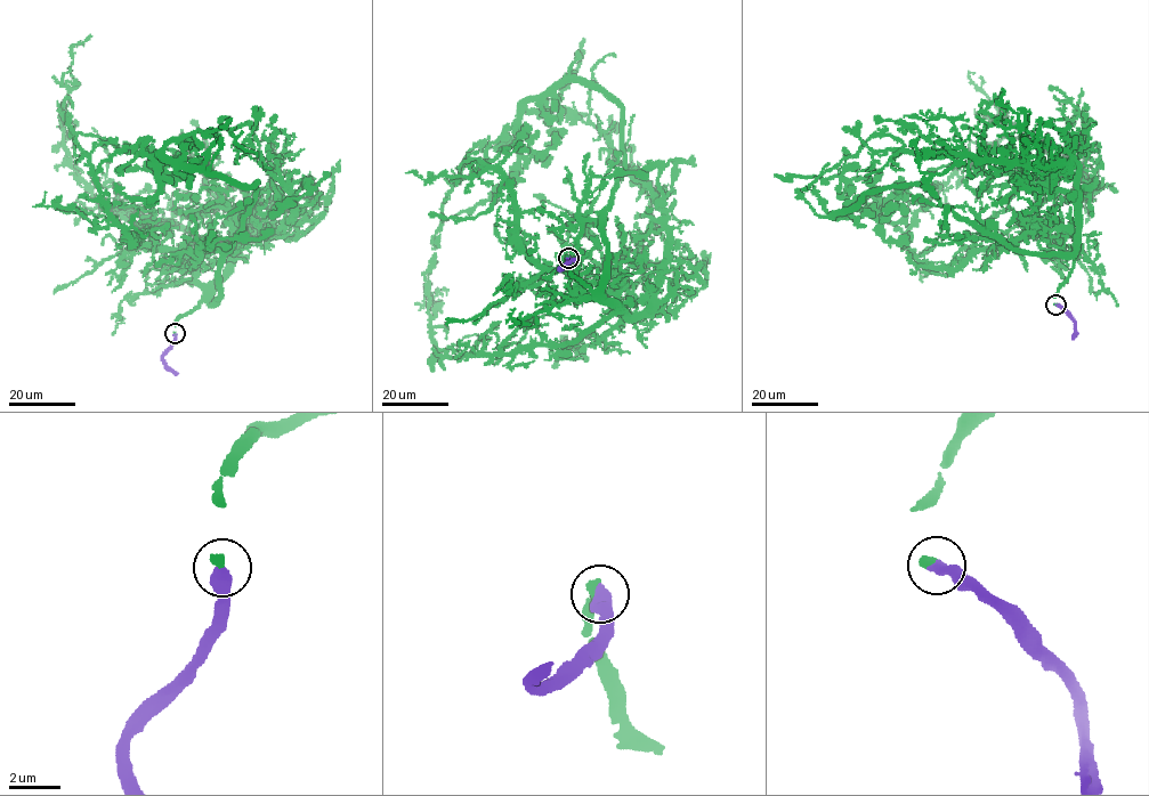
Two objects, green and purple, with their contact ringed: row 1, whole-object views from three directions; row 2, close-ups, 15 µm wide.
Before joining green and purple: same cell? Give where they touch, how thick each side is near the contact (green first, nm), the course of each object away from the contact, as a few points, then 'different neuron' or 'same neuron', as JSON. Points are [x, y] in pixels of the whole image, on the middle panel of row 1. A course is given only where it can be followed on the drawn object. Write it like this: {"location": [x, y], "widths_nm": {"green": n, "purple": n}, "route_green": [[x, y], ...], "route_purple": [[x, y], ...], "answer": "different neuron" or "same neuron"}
{"location": [568, 258], "widths_nm": {"green": 300, "purple": 550}, "route_green": [[568, 258], [595, 291], [601, 214], [624, 163], [623, 112], [576, 81], [523, 104], [556, 104], [584, 39]], "route_purple": [[568, 258], [568, 265], [560, 269], [576, 259]], "answer": "same neuron"}

